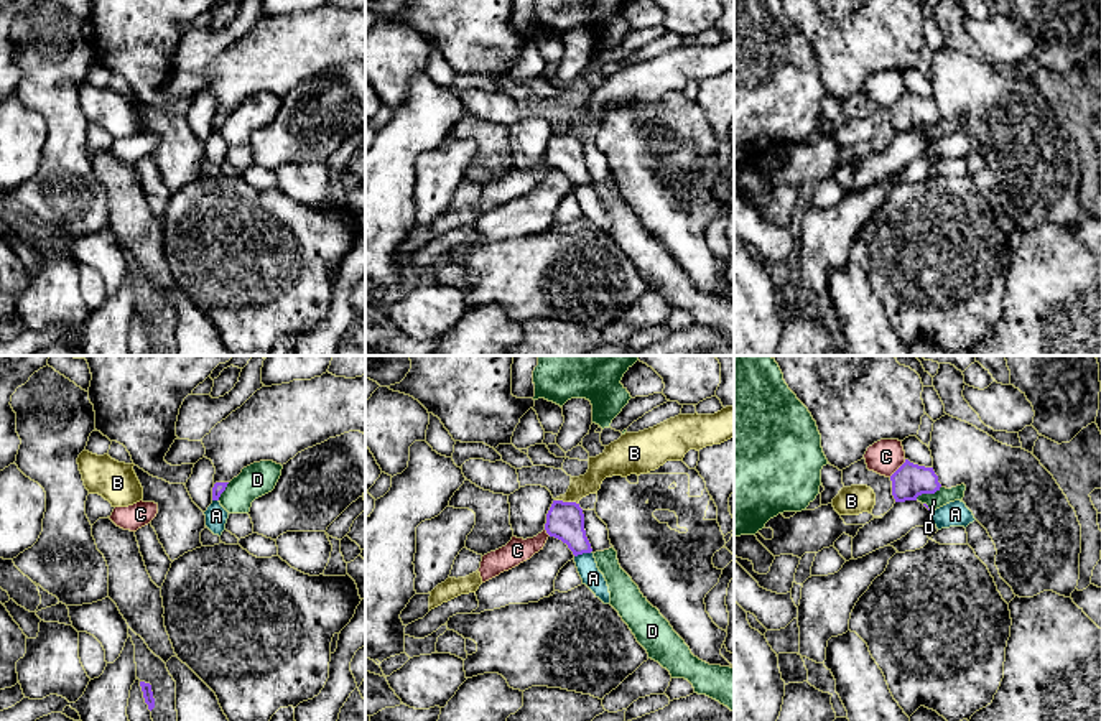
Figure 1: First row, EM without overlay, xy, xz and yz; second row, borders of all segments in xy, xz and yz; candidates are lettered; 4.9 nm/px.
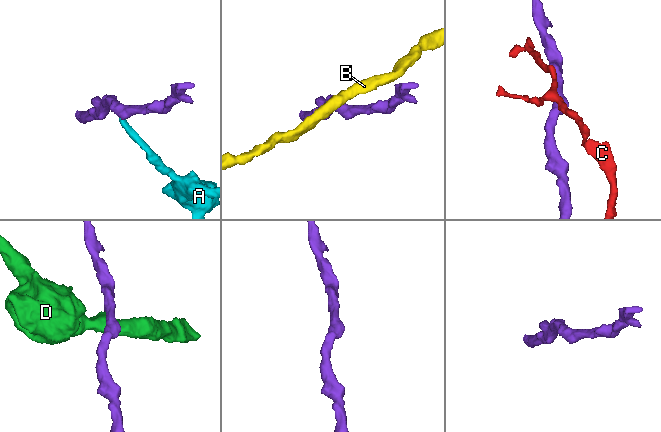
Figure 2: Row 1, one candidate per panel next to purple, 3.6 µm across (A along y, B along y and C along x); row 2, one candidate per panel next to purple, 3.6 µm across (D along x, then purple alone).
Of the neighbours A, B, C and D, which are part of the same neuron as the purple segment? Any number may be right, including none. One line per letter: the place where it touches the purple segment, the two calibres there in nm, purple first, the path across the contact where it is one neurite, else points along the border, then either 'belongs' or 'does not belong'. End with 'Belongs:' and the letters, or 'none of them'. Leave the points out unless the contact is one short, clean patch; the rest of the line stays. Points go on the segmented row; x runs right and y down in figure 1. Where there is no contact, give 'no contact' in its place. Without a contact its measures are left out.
A: meets purple in xz at (583, 552); 190 nm thick on the purple side, 100 nm on the other; border along xz (591, 550), (575, 557); does not belong
B: meets purple in xz at (566, 502); 190 nm thick on the purple side, 120 nm on the other; border along xz (555, 499), (578, 504); does not belong
C: meets purple in yz at (899, 468); 170 nm thick on the purple side, 170 nm on the other; does not belong
D: meets purple in yz at (927, 493); 170 nm thick on the purple side, 80 nm on the other; does not belong
Belongs: none of them

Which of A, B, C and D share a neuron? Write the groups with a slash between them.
A / B / C / D

